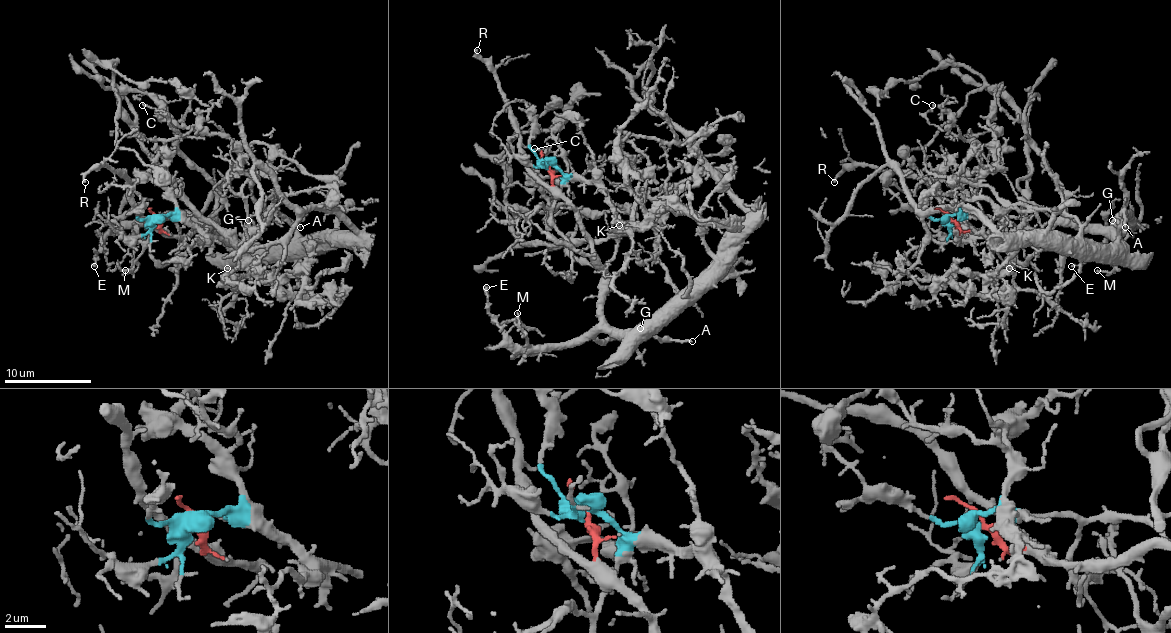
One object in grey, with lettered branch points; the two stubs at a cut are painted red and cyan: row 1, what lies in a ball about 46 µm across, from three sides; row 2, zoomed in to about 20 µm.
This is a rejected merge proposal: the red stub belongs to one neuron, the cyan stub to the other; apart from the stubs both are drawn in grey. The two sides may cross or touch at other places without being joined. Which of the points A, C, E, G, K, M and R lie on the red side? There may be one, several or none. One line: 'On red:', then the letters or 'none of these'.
On red: A, E, G, M, R

